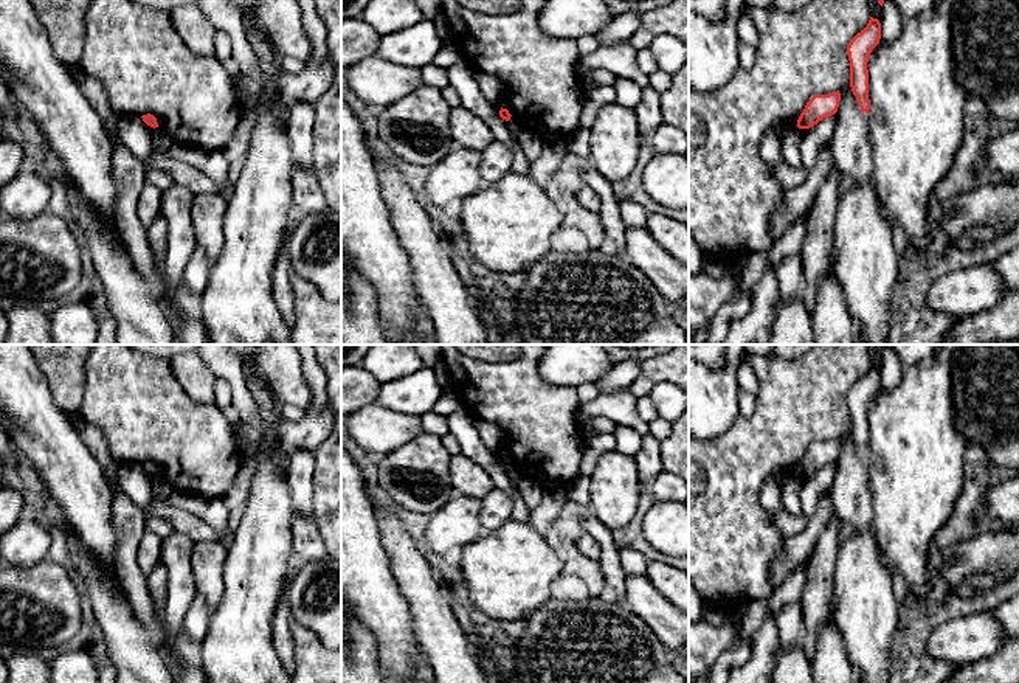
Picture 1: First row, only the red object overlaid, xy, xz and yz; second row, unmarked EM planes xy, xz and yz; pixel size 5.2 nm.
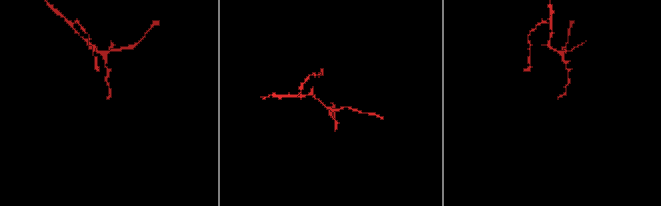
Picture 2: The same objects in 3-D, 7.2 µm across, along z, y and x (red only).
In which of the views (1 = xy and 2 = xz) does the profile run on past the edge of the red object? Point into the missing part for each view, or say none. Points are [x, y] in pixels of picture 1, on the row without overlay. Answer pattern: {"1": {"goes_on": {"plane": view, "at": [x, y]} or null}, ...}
{"1": {"goes_on": null}, "2": {"goes_on": null}}

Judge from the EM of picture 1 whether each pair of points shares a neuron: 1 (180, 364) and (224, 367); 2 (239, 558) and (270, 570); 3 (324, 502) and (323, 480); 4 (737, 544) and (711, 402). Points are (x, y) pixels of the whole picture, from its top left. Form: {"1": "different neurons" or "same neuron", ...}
{"1": "different neurons", "2": "same neuron", "3": "same neuron", "4": "different neurons"}

